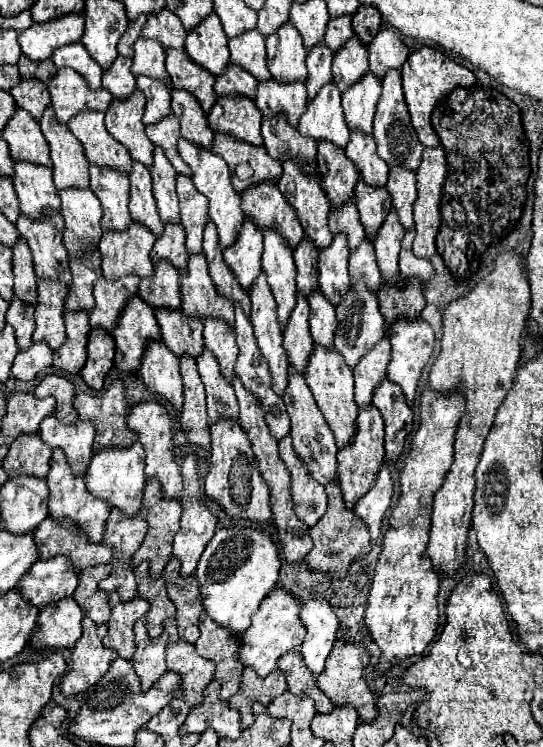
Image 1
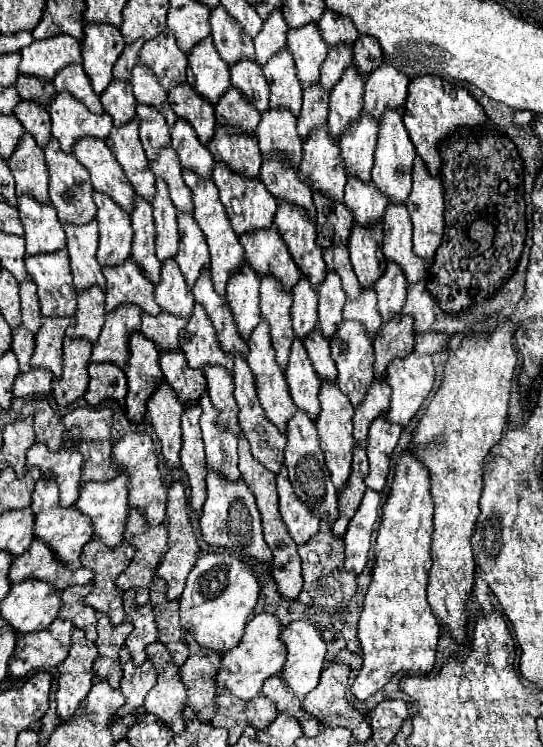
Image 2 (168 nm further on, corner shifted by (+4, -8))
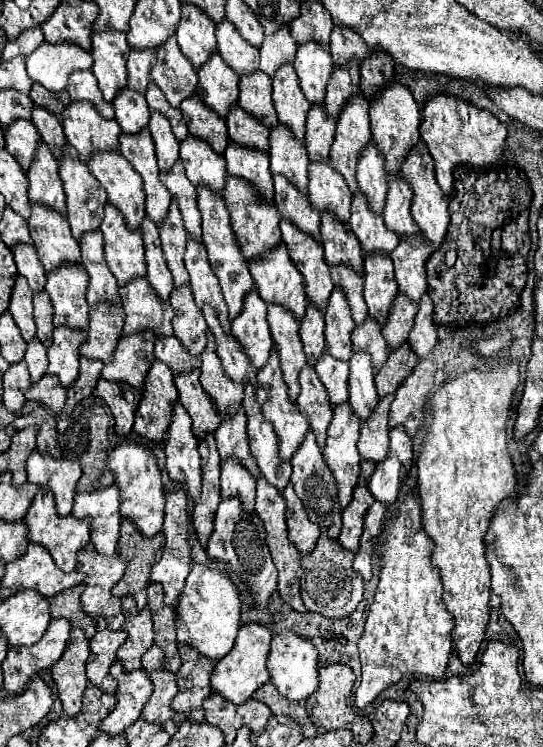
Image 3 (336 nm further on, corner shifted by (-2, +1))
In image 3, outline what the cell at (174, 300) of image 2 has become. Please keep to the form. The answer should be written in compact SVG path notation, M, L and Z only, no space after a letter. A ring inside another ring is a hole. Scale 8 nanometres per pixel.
M182 287L182 289L174 289L168 301L174 307L174 335L180 339L180 343L192 353L192 355L200 355L206 347L206 321L202 317L202 311L196 307L194 299L192 299L192 291L190 287Z

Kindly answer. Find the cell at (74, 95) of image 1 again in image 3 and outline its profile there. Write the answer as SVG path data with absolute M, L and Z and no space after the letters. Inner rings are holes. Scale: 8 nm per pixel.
M72 101L62 113L62 125L68 143L78 149L82 163L98 151L118 149L120 125L116 119L102 119L92 103Z

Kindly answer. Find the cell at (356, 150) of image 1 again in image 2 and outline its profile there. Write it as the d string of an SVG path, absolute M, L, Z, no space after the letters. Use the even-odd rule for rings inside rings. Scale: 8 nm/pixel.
M348 174L344 204L354 212L354 220L358 224L370 224L380 220L388 202L390 200L372 182L364 182L358 176Z

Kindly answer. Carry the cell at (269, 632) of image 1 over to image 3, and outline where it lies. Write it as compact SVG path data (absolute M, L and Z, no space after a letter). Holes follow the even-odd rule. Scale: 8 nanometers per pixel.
M250 623L250 625L240 627L232 651L224 659L220 659L212 671L212 679L210 679L212 691L226 697L234 705L240 705L248 701L260 685L266 685L270 681L270 673L266 669L266 659L270 653L270 639L272 639L272 633L264 625Z

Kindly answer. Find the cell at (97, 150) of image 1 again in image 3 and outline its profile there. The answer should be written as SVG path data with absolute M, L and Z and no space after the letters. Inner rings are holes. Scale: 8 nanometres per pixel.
M118 151L96 153L88 163L90 173L108 193L108 203L118 207L130 231L140 231L144 219L144 191L138 173L118 155Z

